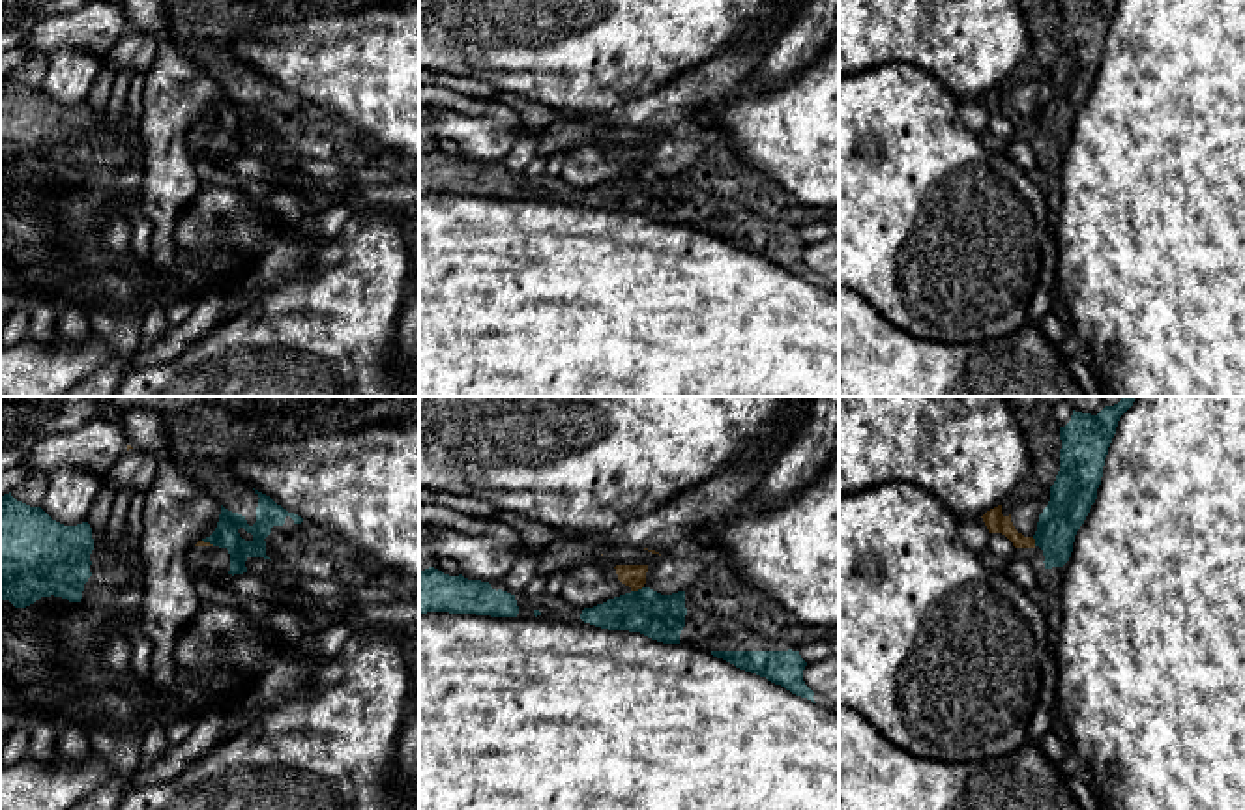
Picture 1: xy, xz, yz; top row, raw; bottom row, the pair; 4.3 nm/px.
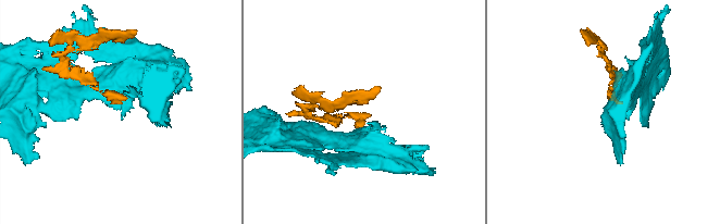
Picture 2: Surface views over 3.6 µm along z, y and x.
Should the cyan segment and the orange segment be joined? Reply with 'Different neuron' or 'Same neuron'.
Different neuron

